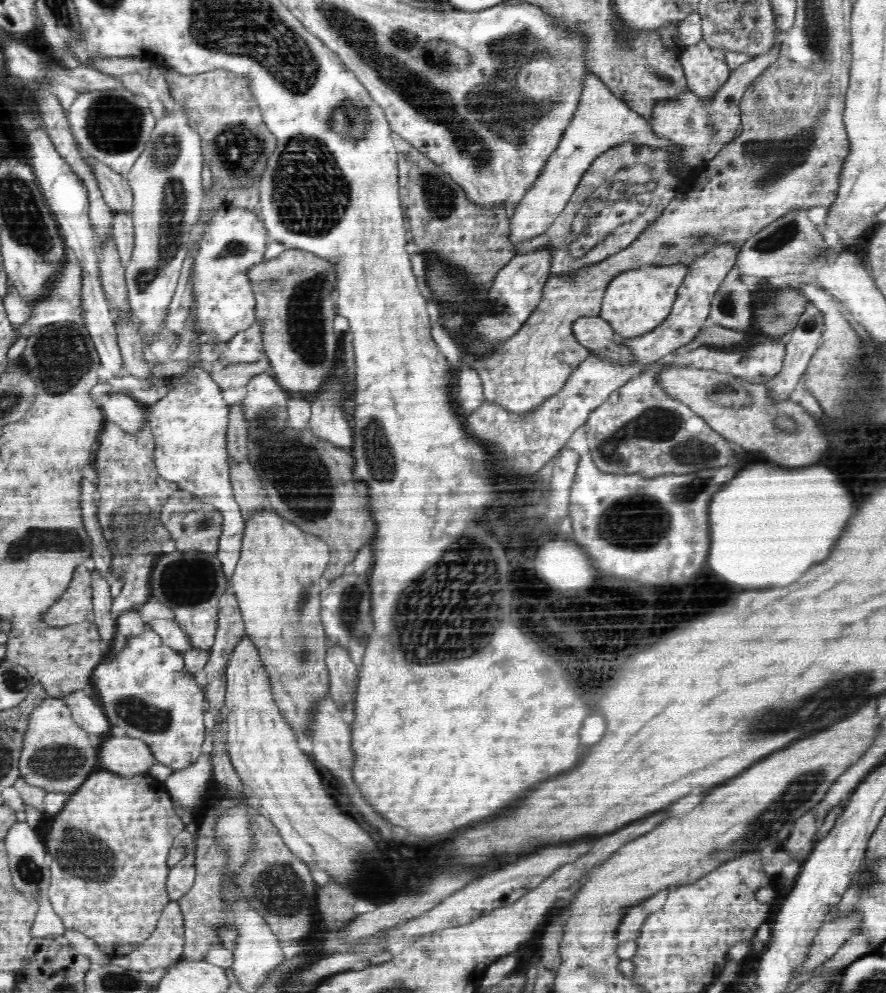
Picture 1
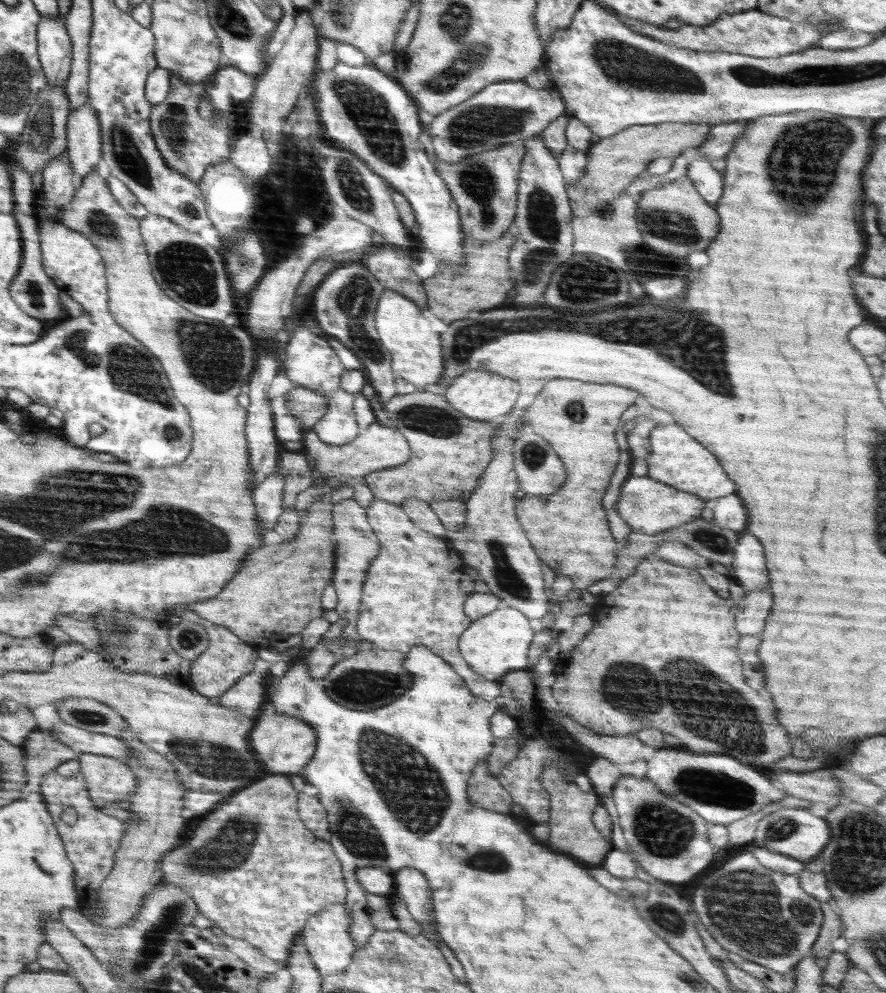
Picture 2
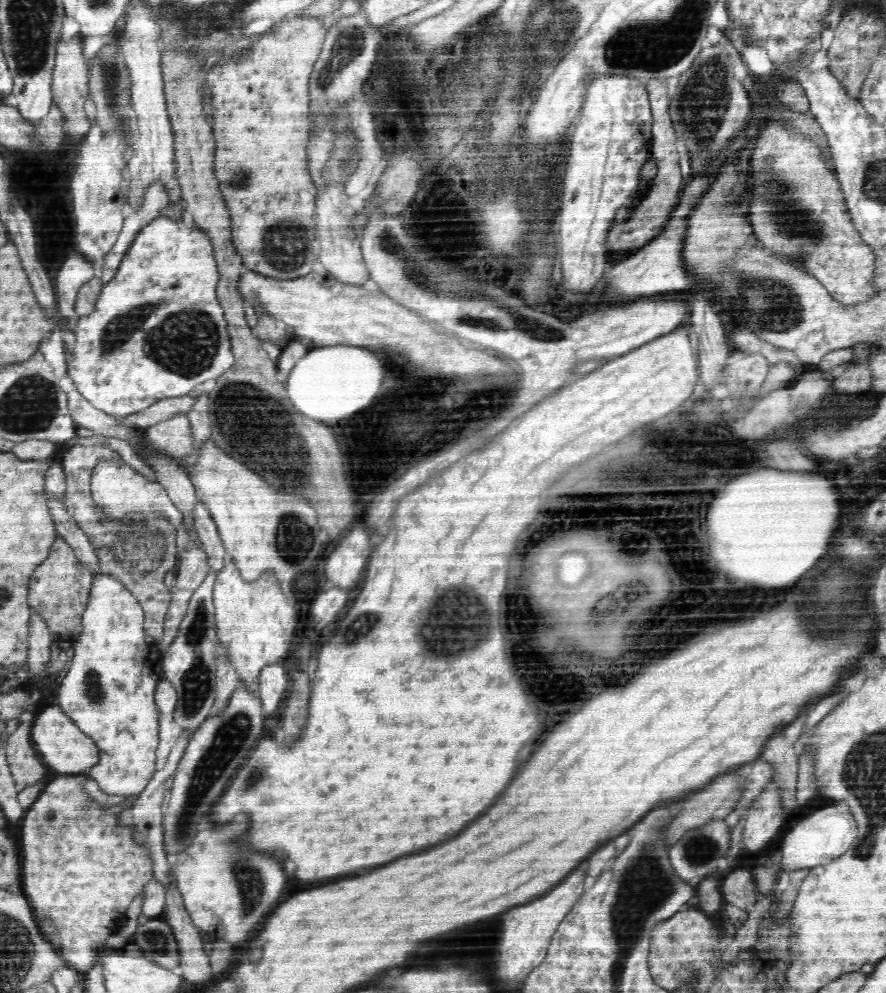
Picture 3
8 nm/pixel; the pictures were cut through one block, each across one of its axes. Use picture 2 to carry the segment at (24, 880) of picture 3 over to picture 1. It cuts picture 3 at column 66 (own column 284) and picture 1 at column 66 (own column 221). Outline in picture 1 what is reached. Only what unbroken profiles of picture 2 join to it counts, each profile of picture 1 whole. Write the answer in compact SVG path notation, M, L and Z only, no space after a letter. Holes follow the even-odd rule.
M113 772L92 774L86 784L74 792L74 798L68 800L66 806L54 815L52 828L48 836L43 838L51 872L51 884L46 894L54 911L62 918L65 929L85 934L88 939L104 947L111 958L135 952L154 932L162 912L171 902L166 889L170 869L166 858L174 838L185 829L185 824L174 812L174 804L164 788L164 782L152 778L152 790L146 784L146 776L151 775L143 773L126 778ZM152 802L154 812L140 812L150 808Z

